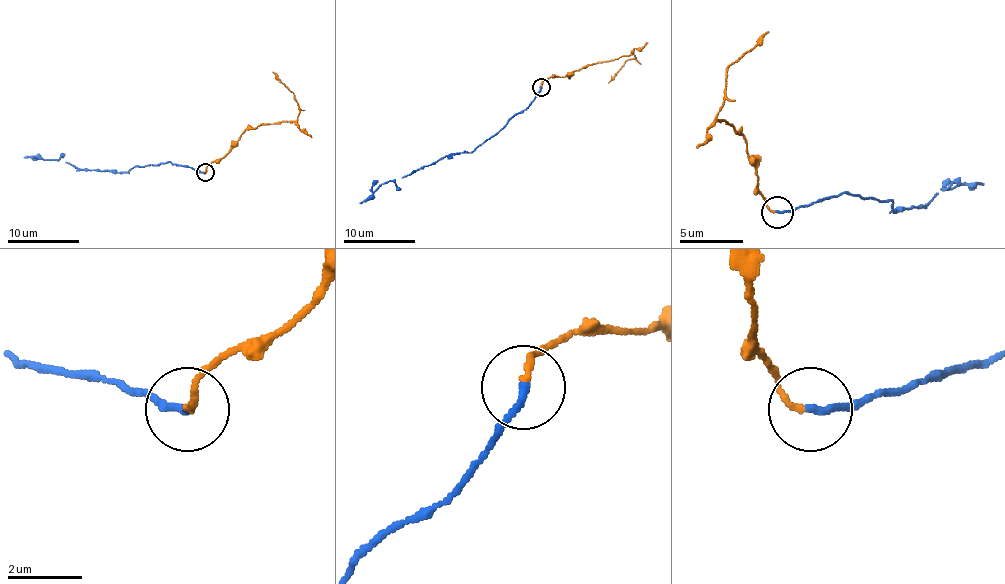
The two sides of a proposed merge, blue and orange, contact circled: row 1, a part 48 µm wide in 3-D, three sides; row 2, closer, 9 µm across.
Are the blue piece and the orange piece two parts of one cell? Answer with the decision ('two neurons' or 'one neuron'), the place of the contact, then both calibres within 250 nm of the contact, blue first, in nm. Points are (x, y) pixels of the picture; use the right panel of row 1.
one neuron | (777, 212) | 190/170 nm

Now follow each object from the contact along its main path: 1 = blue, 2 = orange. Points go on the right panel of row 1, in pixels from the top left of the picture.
1: (777, 212), (841, 193), (892, 200), (895, 212), (924, 206), (933, 196), (949, 190), (984, 184)
2: (774, 212), (758, 193), (758, 168), (730, 123), (720, 120), (717, 114), (727, 69), (768, 31)

